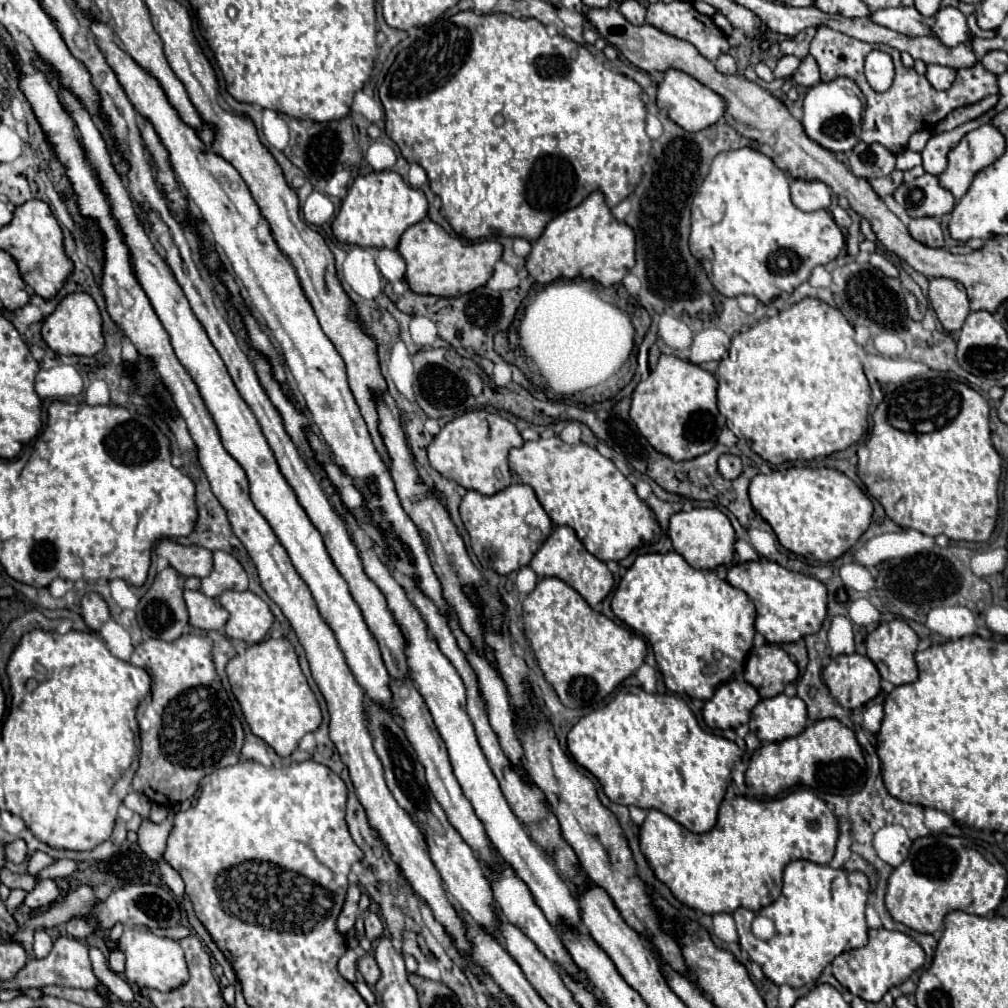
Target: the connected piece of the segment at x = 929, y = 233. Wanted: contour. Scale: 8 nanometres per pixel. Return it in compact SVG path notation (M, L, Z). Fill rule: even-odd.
M920 217L920 219L912 219L908 225L910 235L928 245L928 247L944 247L944 237L942 237L942 227L934 217Z

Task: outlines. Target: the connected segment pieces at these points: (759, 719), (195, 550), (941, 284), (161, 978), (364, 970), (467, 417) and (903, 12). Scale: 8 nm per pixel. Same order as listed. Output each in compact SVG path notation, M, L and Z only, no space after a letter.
M784 693L762 699L752 709L748 727L760 741L794 737L806 727L806 705L800 697L786 697Z
M164 539L156 545L158 557L168 559L170 567L176 569L184 577L206 577L212 569L212 553L204 547L184 547L178 543L172 543L170 539Z
M930 279L928 299L946 333L958 331L970 313L966 289L954 279Z
M124 929L118 941L118 949L126 955L126 979L138 987L150 987L156 991L170 991L188 981L188 969L184 961L184 951L178 941L168 937L158 937L150 931Z
M366 953L364 957L358 957L356 967L358 967L358 971L362 973L362 977L366 979L366 983L368 983L370 987L378 981L380 969L378 969L378 965L376 965L376 961L374 961L374 957L372 957L370 953Z
M470 411L440 429L428 447L428 457L430 465L446 479L482 495L494 495L510 485L508 451L512 447L522 447L522 443L524 439L508 419L488 411Z
M890 7L890 9L878 9L870 15L870 19L878 25L884 25L888 29L894 29L898 33L916 37L916 35L930 35L928 19L924 19L916 7Z

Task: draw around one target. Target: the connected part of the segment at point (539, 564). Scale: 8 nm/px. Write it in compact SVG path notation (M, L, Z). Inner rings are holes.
M554 527L552 535L534 553L530 567L534 569L534 573L538 577L558 577L558 579L566 581L570 587L574 587L586 599L586 603L590 607L600 603L614 587L614 579L612 579L612 573L608 571L606 563L596 559L594 555L590 555L586 551L586 547L578 541L574 529L570 529L570 527Z

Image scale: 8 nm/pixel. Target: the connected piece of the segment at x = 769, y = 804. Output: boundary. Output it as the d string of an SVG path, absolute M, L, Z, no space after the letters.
M809 789L794 791L782 799L754 801L746 797L734 797L720 805L718 823L708 833L692 833L678 825L674 819L662 811L648 811L644 825L640 827L640 849L650 861L656 877L670 887L674 897L684 905L698 909L702 913L732 913L738 907L760 911L762 907L774 903L782 891L782 871L786 863L796 857L806 857L812 863L828 865L834 857L838 841L838 819L826 807L826 803Z

